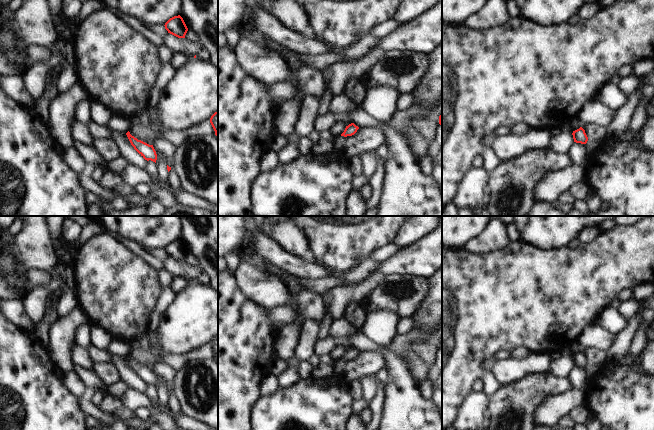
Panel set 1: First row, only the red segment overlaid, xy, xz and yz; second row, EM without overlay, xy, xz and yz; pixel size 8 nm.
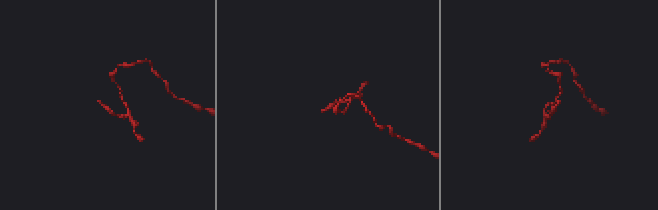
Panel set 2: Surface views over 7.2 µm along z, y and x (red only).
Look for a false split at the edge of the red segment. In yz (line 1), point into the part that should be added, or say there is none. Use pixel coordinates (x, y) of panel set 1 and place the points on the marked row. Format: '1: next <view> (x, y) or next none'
1: next none

